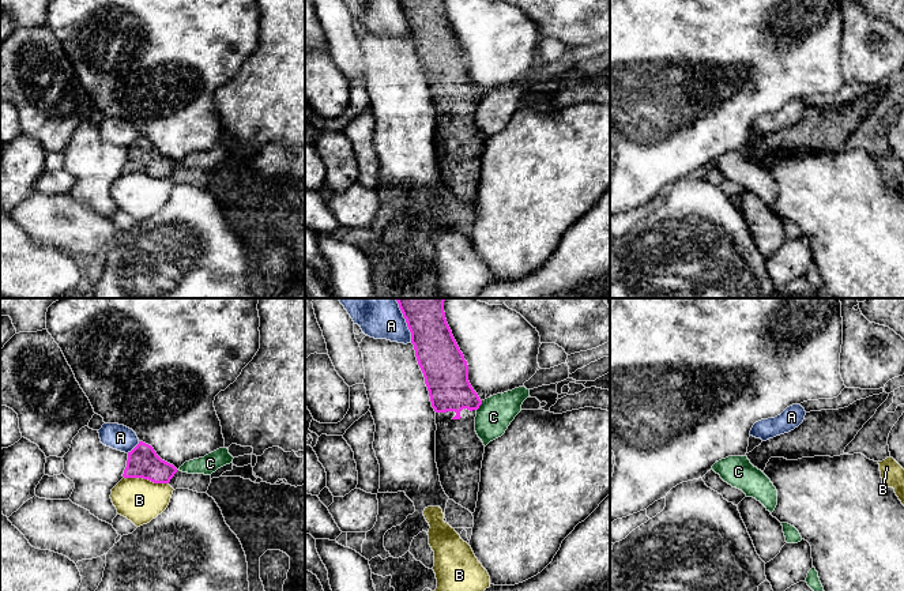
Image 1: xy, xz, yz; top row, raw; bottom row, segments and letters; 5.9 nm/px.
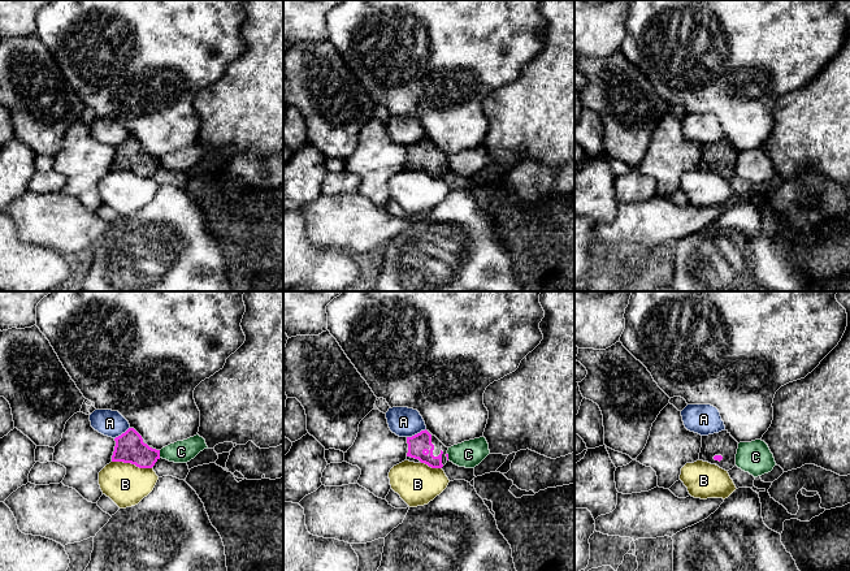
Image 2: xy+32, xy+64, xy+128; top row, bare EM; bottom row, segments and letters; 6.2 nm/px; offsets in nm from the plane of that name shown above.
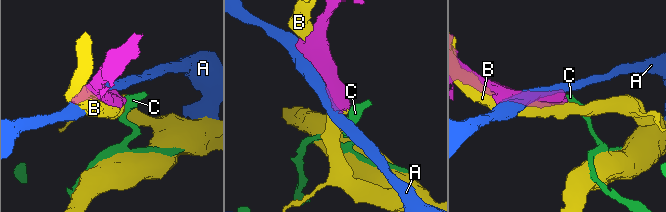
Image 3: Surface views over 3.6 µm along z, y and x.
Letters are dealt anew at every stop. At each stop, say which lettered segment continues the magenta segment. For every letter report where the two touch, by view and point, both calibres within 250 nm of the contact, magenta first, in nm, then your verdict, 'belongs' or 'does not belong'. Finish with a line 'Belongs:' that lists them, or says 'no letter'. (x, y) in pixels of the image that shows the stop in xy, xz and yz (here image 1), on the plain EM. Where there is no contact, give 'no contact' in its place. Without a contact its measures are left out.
A: meets magenta in xz at (407, 19); 260 nm thick on the magenta side, 200 nm on the other; does not belong
B: meets magenta in xy at (146, 173); 190 nm thick on the magenta side, 260 nm on the other; does not belong
C: meets magenta in xz at (479, 100); 260 nm thick on the magenta side, 200 nm on the other; does not belong
Belongs: no letter

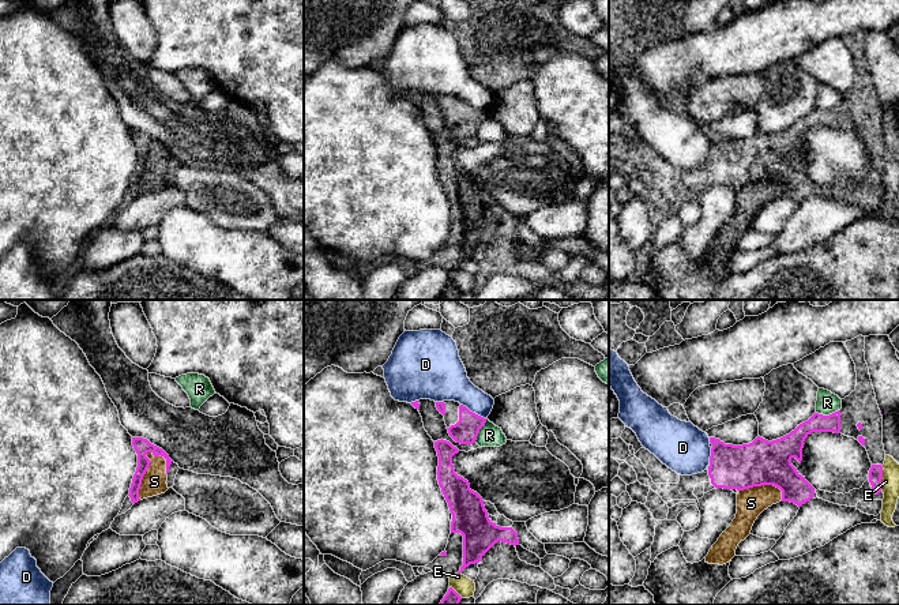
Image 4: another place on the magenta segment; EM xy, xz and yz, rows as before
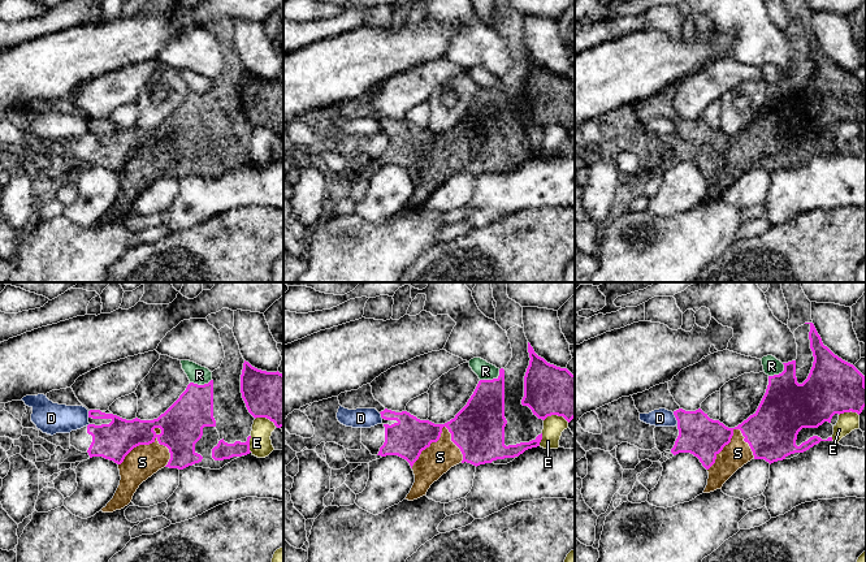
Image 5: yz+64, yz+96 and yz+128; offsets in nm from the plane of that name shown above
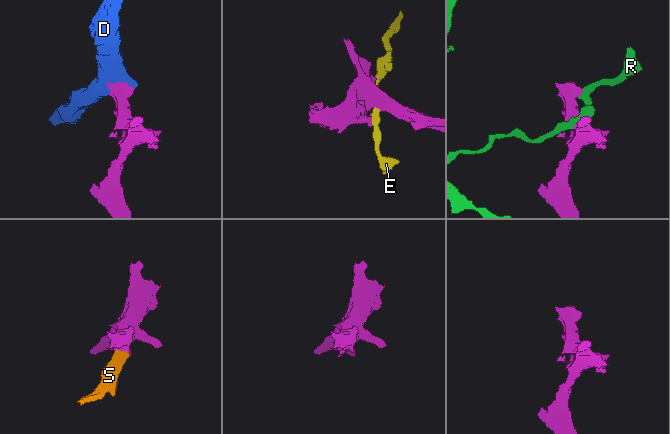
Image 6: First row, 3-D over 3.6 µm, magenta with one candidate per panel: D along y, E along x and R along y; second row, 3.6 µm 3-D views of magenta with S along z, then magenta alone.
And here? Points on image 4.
D: meets magenta in xz at (471, 106); 150 nm thick on the magenta side, 260 nm on the other; does not belong
E: meets magenta in yz at (881, 172); 80 nm thick on the magenta side, 110 nm on the other; does not belong
R: meets magenta in yz at (827, 111); 110 nm thick on the magenta side, 130 nm on the other; does not belong
S: meets magenta in xy at (146, 165); 100 nm thick on the magenta side, 140 nm on the other; belongs
Belongs: S

